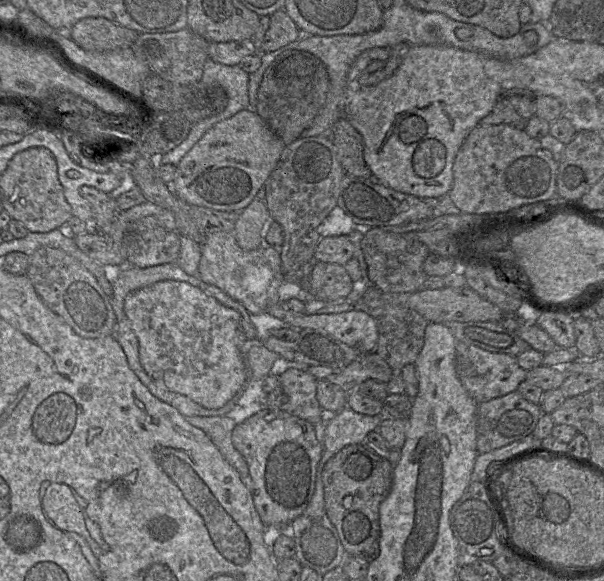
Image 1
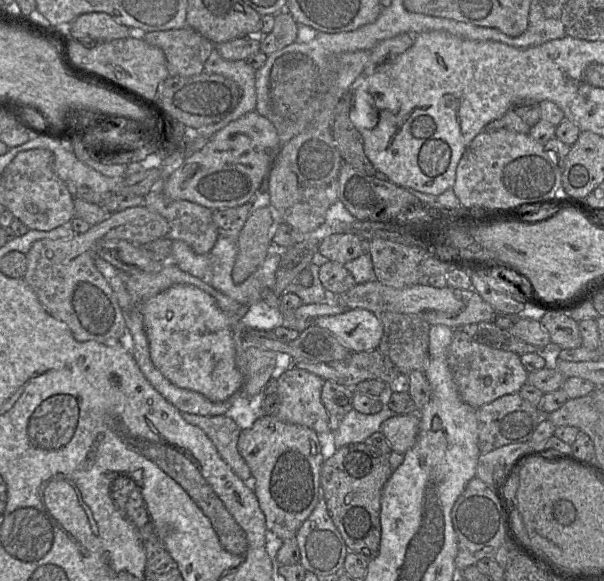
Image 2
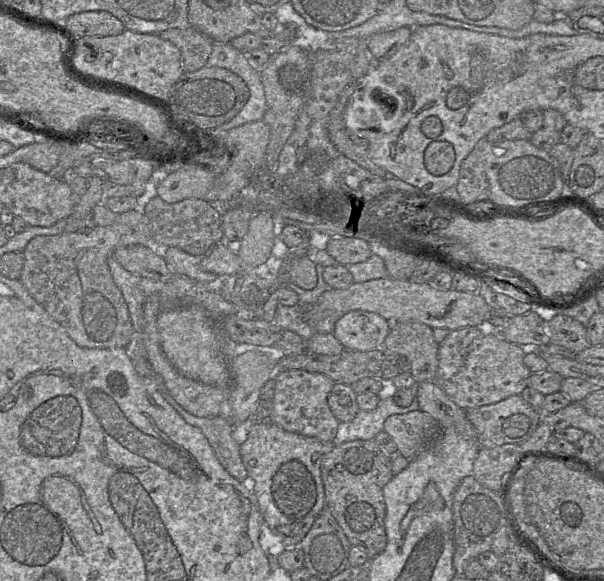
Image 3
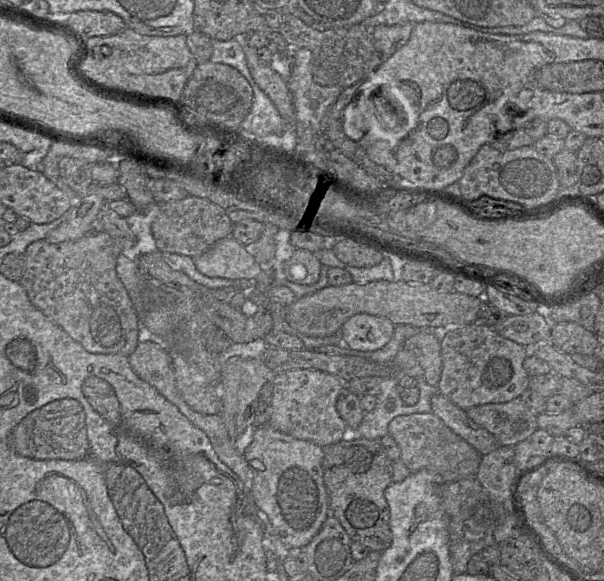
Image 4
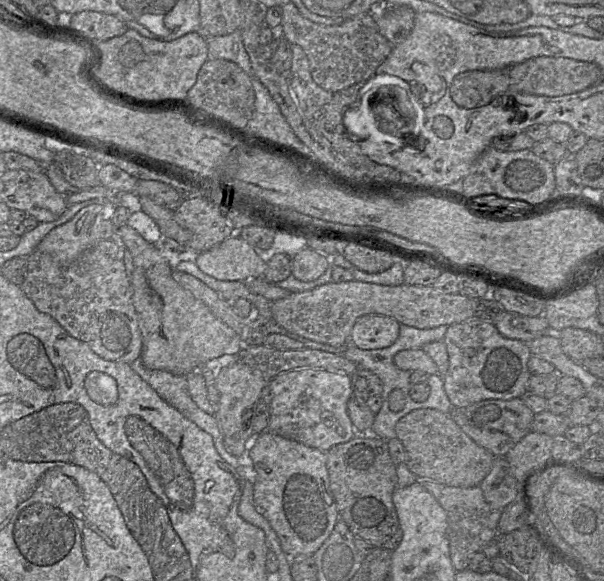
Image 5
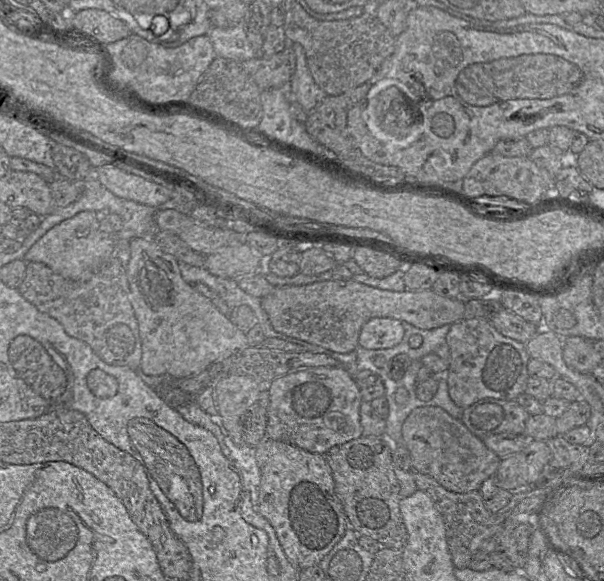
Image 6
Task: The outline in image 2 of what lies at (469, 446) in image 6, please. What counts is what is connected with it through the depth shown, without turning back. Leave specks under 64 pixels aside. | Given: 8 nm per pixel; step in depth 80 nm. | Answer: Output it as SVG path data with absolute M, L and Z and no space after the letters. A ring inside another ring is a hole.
M419 413L394 415L383 422L380 432L386 437L392 451L404 455L416 443L419 425Z

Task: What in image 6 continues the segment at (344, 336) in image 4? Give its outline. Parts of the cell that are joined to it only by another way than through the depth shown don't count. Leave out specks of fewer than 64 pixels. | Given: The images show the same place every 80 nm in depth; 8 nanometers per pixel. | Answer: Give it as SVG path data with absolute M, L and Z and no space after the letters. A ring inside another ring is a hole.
M387 317L372 318L362 326L358 343L369 350L387 349L398 345L403 336L402 321Z

